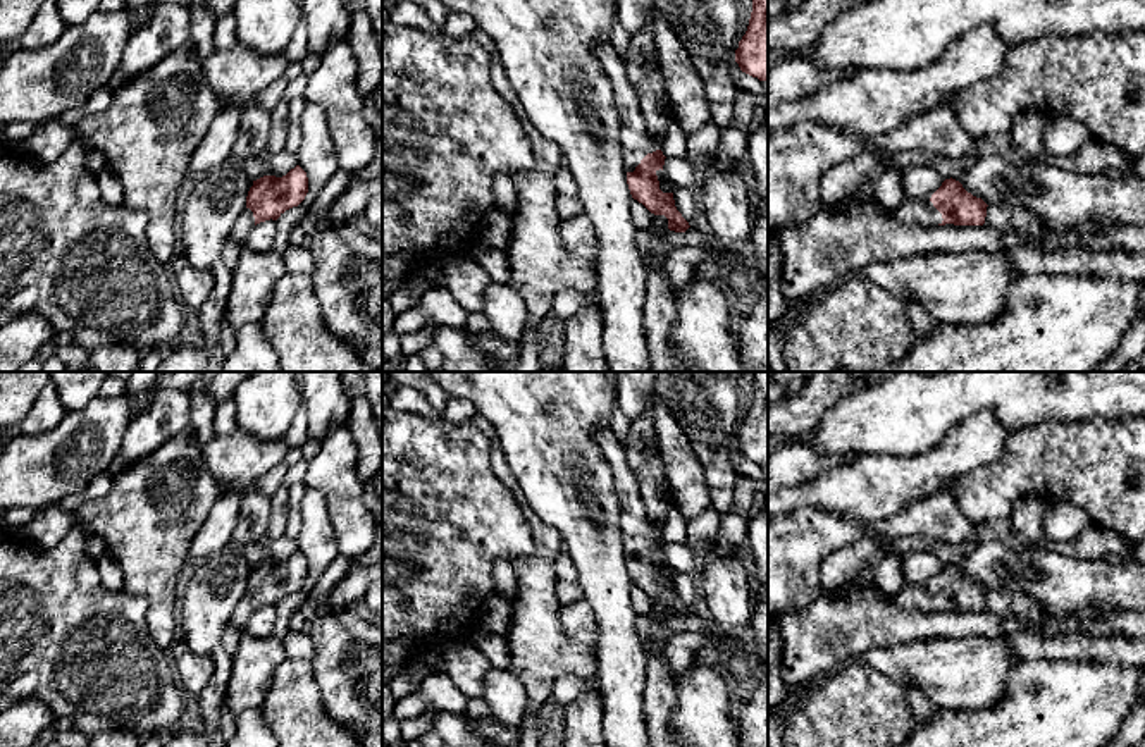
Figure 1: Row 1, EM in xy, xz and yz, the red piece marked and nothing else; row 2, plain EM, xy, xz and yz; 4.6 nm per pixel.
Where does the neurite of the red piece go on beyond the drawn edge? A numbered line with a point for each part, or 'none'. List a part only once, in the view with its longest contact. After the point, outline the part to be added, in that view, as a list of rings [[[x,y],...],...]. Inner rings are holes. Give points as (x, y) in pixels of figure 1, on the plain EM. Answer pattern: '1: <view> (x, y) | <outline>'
1: xz (636, 529) | [[[594,427],[592,435],[611,468],[620,504],[623,547],[627,558],[634,558],[647,539],[656,537],[658,530],[646,516],[635,475],[625,460],[625,451],[620,441],[615,437],[610,427]]]

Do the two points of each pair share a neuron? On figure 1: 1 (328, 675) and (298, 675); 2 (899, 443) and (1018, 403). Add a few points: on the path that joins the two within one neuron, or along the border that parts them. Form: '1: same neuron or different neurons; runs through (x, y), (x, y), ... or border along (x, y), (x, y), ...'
1: different neurons; border along (310, 661), (321, 704), (328, 713)
2: same neuron; runs through (928, 413), (942, 400), (989, 400)

